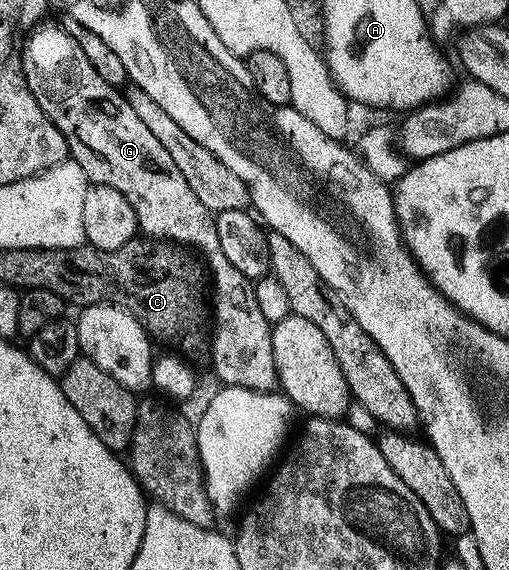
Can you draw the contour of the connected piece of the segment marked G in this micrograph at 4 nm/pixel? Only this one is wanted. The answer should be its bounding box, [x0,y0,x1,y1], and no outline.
[21,22,225,276]

